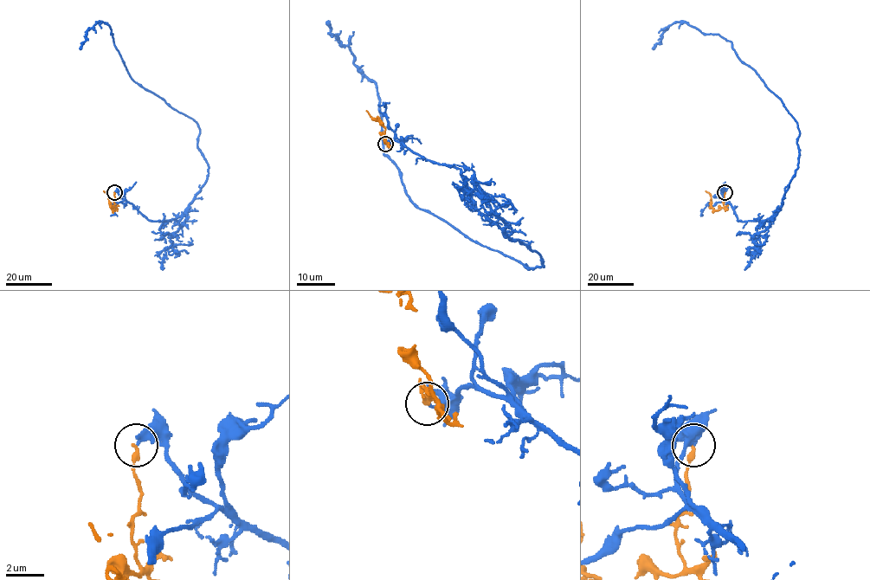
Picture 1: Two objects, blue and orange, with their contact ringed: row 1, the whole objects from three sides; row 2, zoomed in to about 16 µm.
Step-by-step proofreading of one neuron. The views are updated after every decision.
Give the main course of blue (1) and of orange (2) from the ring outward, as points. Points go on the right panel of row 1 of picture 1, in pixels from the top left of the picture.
1: (724, 192), (738, 221), (772, 216), (798, 167), (797, 123), (718, 34), (674, 22), (653, 49)
2: (724, 192), (724, 207), (714, 210), (711, 206), (711, 195), (705, 190)

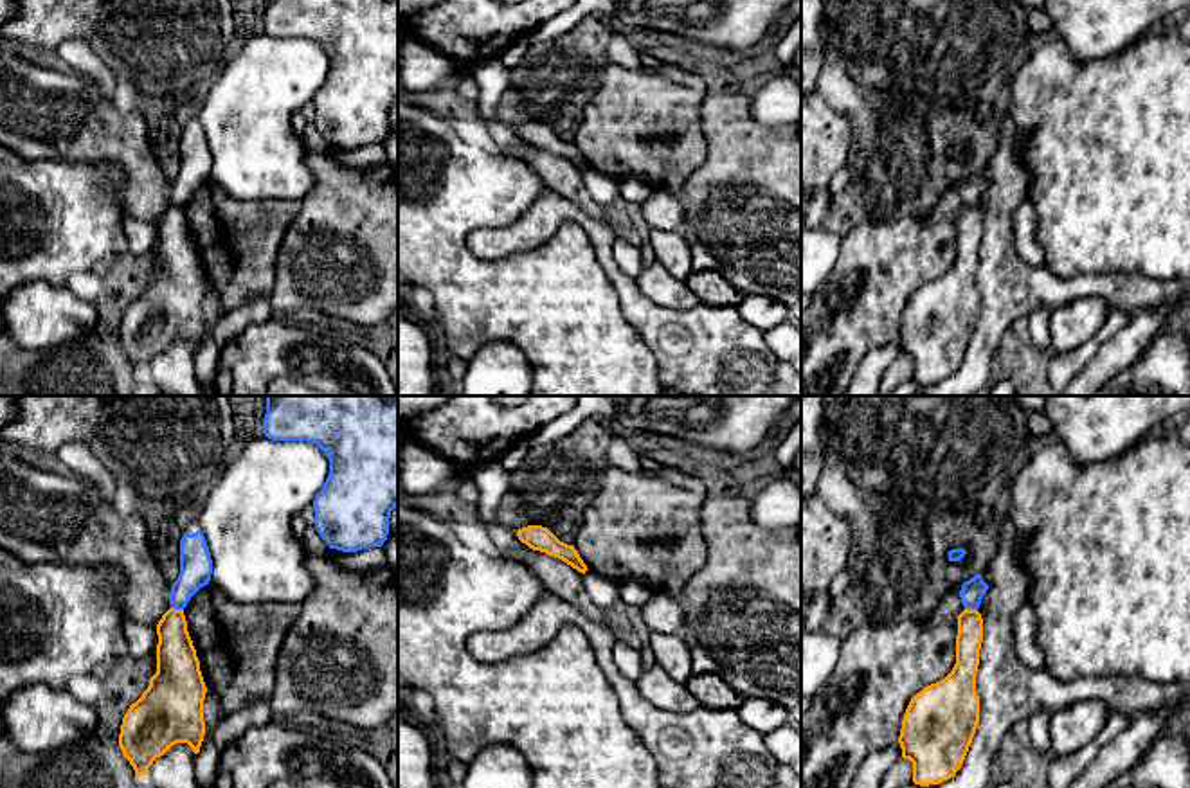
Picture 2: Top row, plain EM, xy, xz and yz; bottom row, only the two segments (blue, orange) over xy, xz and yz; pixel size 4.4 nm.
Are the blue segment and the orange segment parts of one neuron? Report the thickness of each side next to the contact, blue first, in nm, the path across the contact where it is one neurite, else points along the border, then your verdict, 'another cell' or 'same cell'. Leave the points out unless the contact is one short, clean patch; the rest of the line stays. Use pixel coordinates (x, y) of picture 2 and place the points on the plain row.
calibres 140 and 190 nm; border xy (171, 204), (182, 207); another cell

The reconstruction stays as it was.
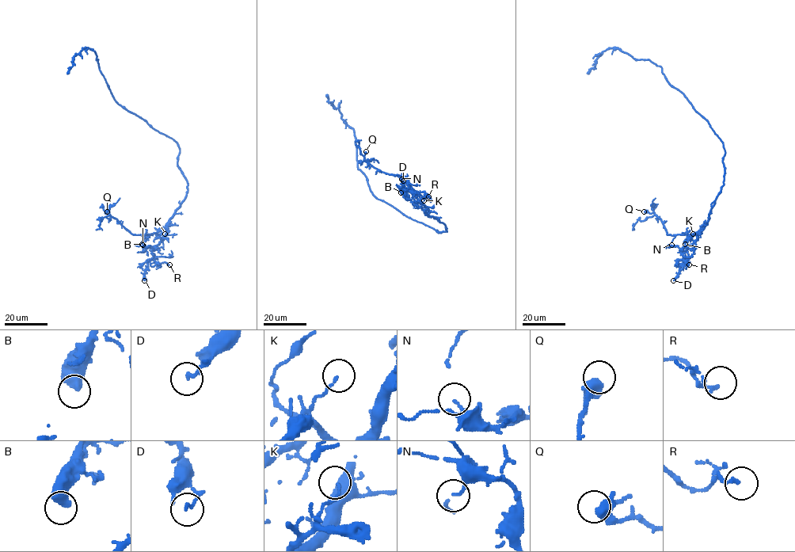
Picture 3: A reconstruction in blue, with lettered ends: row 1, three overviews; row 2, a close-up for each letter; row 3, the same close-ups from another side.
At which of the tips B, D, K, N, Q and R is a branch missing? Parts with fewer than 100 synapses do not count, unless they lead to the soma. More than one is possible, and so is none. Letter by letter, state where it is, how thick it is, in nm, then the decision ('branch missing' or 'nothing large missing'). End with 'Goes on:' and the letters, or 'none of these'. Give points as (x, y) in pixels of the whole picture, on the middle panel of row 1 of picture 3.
B: at (401, 192); 600 nm thick; nothing large missing
D: at (403, 180); 120 nm thick; nothing large missing
K: at (424, 200); 90 nm thick; nothing large missing
N: at (401, 179); 80 nm thick; nothing large missing
Q: at (366, 151); 440 nm thick; nothing large missing
R: at (428, 196); 150 nm thick; nothing large missing
Goes on: none of these

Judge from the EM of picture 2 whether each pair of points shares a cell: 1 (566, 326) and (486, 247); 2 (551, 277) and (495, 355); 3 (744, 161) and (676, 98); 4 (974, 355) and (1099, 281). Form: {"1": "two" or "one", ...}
{"1": "two", "2": "two", "3": "two", "4": "one"}

